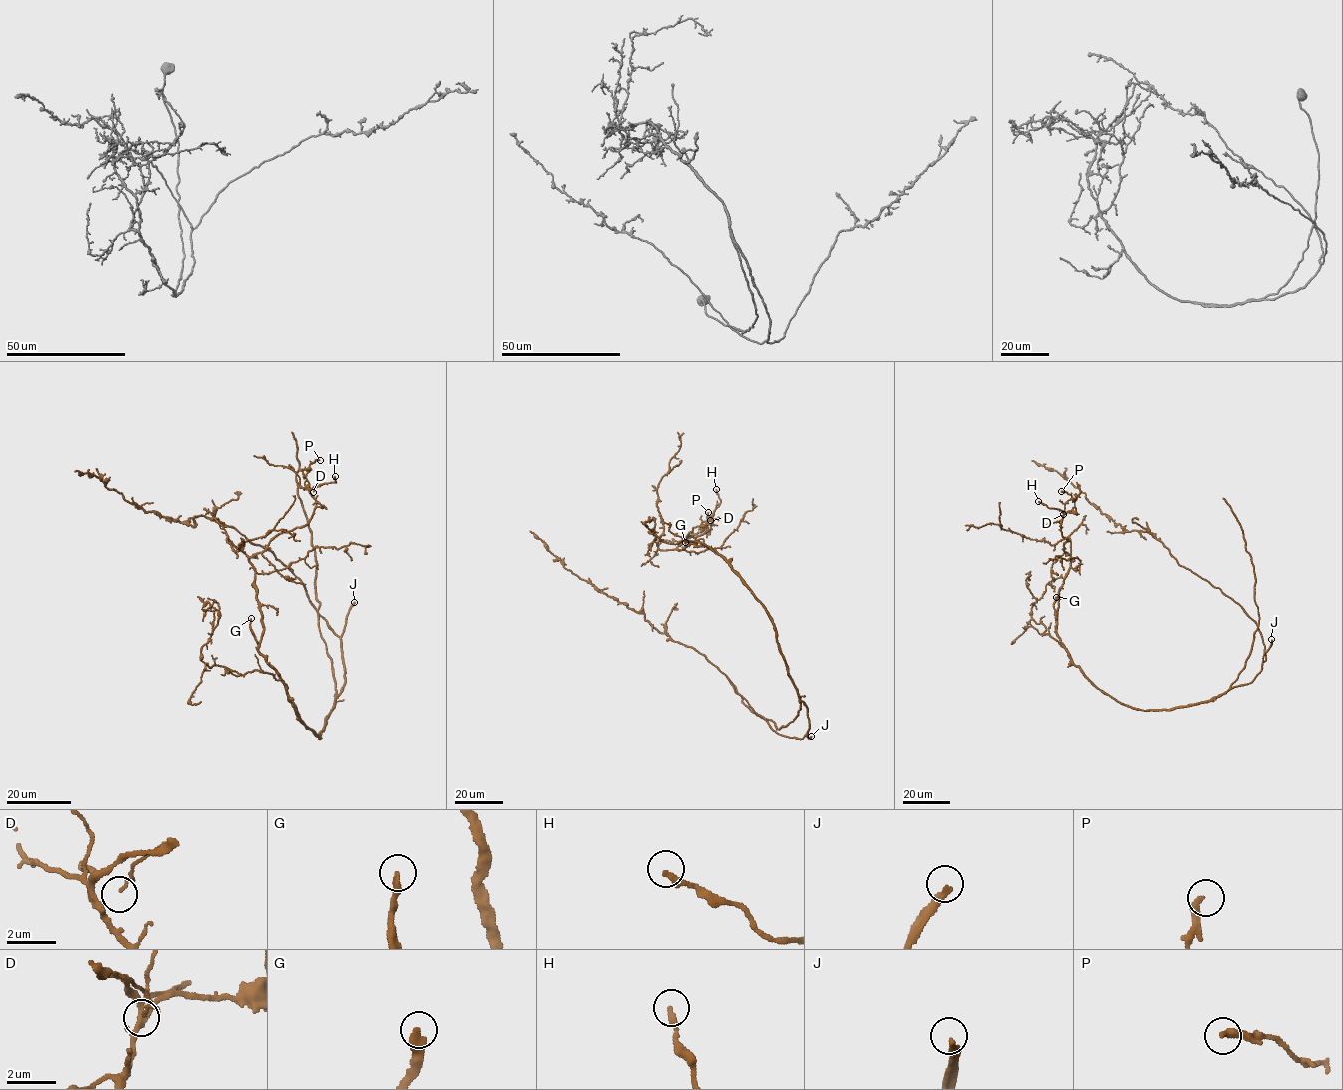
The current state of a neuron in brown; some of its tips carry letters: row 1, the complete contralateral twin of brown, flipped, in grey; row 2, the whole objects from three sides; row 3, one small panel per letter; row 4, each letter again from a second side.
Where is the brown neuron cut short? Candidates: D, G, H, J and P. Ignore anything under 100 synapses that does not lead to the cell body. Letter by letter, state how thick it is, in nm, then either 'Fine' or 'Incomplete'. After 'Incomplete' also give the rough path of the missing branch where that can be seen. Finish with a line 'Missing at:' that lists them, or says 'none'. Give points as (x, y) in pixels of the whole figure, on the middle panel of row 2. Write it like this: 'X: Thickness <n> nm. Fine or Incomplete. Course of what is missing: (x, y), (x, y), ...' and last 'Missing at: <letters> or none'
D: Thickness 120 nm. Fine
G: Thickness 320 nm. Incomplete. Course of what is missing: (685, 542), (659, 546), (652, 542), (634, 513), (630, 477), (650, 463), (667, 466), (688, 462), (696, 451)
H: Thickness 240 nm. Fine
J: Thickness 240 nm. Incomplete
P: Thickness 280 nm. Fine
Missing at: G, J

